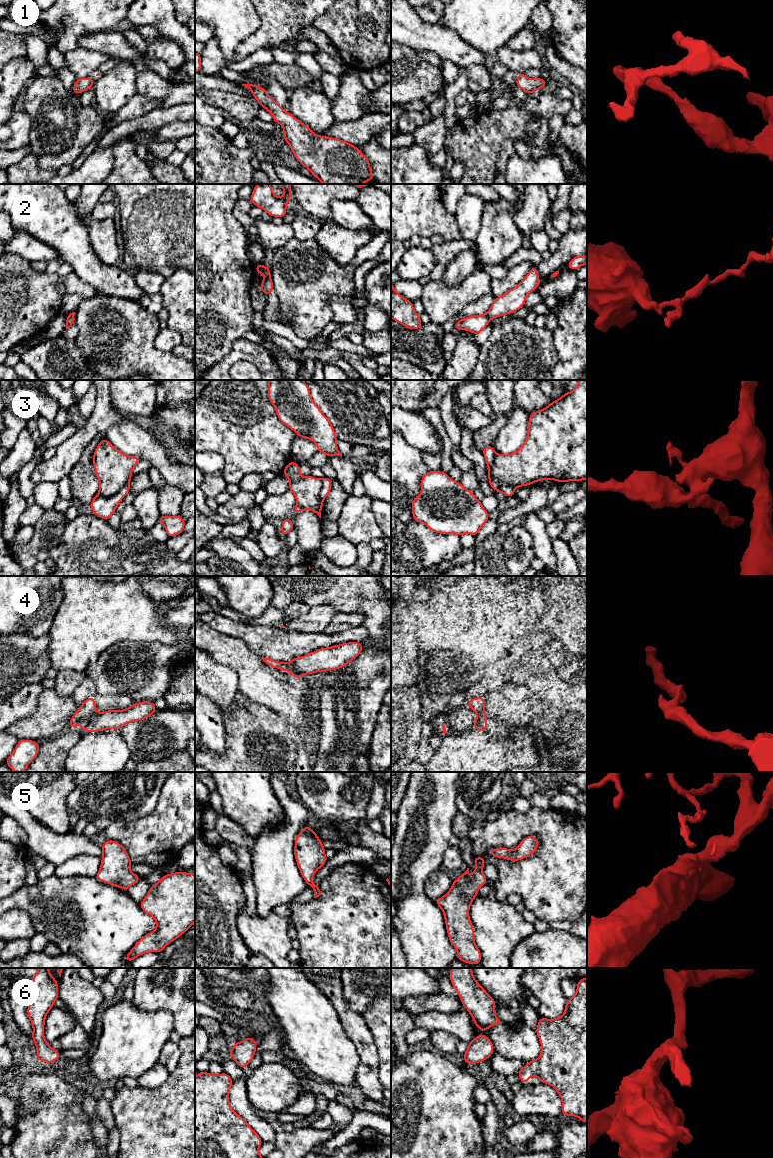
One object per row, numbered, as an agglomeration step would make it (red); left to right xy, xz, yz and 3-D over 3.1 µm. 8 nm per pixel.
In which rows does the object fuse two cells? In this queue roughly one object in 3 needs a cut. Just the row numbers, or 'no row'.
2, 3, 4

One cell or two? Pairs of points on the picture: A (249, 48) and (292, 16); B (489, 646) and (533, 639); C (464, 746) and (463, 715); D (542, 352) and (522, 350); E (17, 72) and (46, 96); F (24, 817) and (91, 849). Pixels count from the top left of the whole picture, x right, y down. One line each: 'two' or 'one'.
A: one
B: two
C: two
D: one
E: two
F: one

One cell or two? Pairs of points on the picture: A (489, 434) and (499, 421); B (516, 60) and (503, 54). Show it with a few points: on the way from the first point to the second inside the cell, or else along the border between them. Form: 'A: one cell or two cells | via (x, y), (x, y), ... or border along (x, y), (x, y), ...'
A: one cell | via (491, 431), (497, 424)
B: one cell | via (513, 57), (506, 56)

